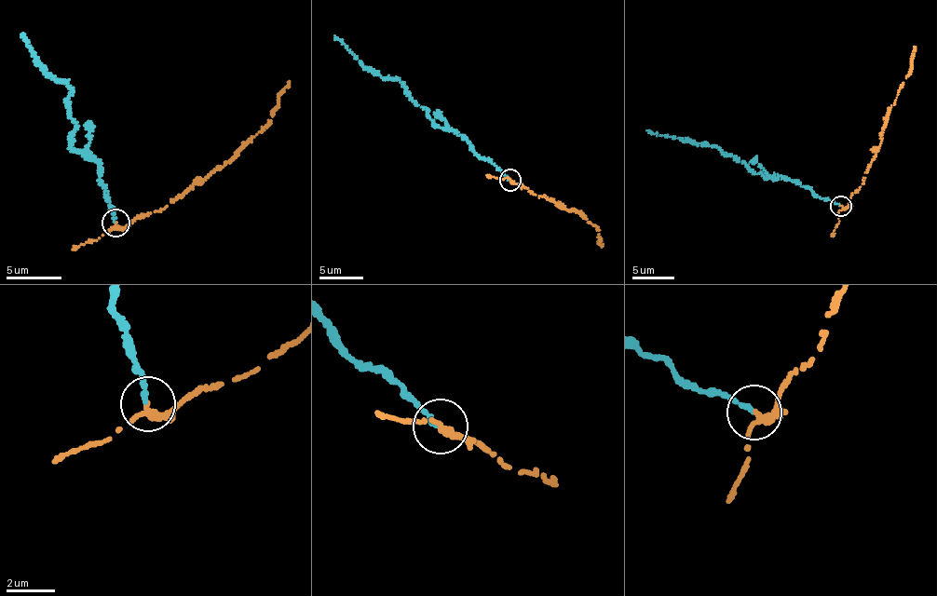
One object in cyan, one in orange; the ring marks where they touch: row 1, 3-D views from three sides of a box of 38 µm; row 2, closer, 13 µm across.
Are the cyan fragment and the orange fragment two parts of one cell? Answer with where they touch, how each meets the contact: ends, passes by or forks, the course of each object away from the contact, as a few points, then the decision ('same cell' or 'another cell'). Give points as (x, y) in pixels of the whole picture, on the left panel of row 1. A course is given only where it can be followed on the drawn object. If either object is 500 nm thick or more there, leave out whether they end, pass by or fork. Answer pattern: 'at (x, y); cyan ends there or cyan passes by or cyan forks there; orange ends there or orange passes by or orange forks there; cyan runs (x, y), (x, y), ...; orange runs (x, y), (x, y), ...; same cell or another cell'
at (115, 223); cyan ends there; orange ends there; cyan runs (114, 222), (100, 168), (71, 142), (70, 88), (43, 74), (23, 33); orange runs (116, 222), (127, 227), (137, 218), (160, 211), (219, 169), (269, 122), (288, 82); another cell

